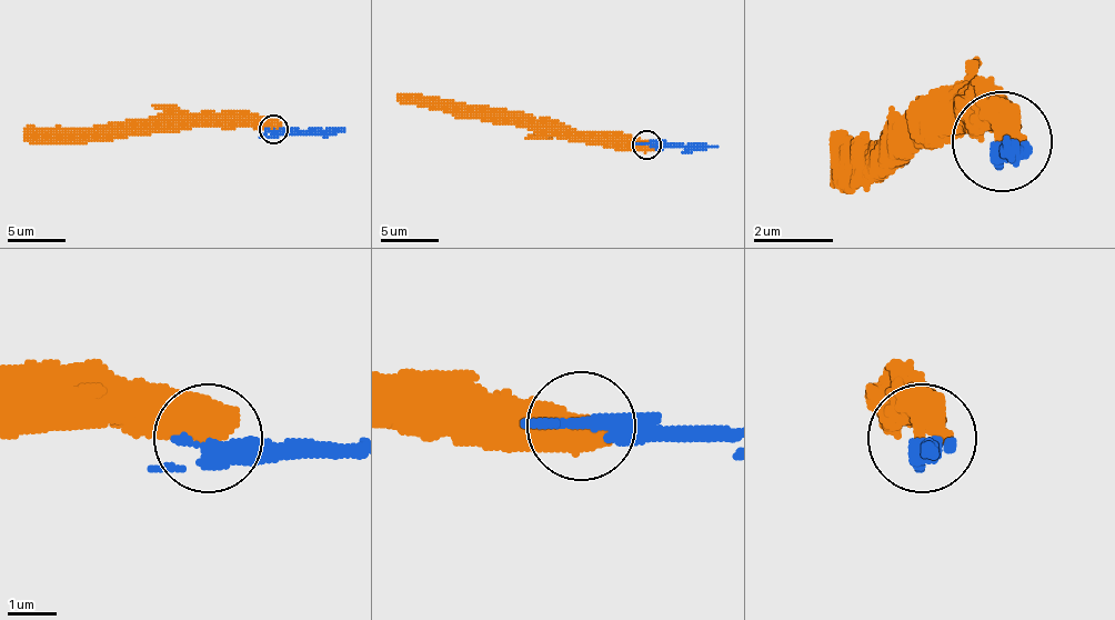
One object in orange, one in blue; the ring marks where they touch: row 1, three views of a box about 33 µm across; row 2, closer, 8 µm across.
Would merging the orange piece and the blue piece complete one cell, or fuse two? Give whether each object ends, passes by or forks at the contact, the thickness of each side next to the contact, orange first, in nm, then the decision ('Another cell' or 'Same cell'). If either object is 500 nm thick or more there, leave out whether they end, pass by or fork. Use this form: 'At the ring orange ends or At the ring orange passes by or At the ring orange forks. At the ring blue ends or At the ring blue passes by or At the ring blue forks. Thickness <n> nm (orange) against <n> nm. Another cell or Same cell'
Thickness 750 nm (orange) against 320 nm. Another cell

